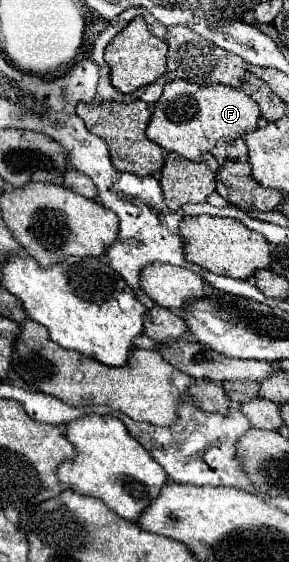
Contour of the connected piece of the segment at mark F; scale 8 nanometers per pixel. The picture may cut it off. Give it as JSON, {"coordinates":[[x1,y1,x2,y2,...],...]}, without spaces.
{"coordinates":[[173,80,165,86,161,98,151,108,151,120,147,124,147,138,157,142,169,152,177,152,187,160,199,160,201,154,209,152,219,162,223,160,247,160,247,146,243,134,255,130,259,122,257,104,241,90,231,86,213,84,197,86,185,80]]}

